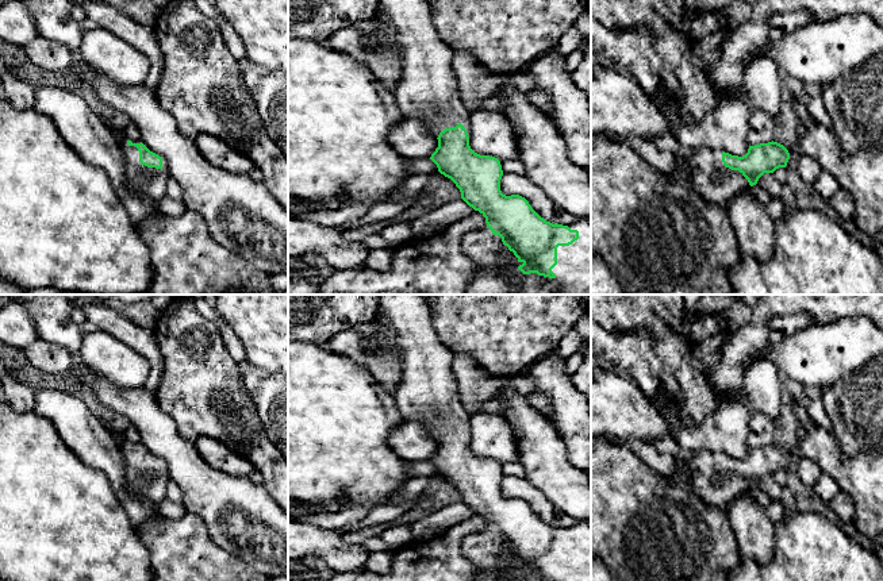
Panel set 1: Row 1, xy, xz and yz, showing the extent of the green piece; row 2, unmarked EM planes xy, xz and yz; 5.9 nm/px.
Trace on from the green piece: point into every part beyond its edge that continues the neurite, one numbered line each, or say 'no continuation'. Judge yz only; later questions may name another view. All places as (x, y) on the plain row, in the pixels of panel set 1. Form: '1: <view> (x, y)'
1: yz (705, 474)

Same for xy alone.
1: xy (150, 485)

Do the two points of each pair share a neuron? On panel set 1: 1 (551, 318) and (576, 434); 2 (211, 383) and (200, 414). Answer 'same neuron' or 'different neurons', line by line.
1: different neurons
2: same neuron

